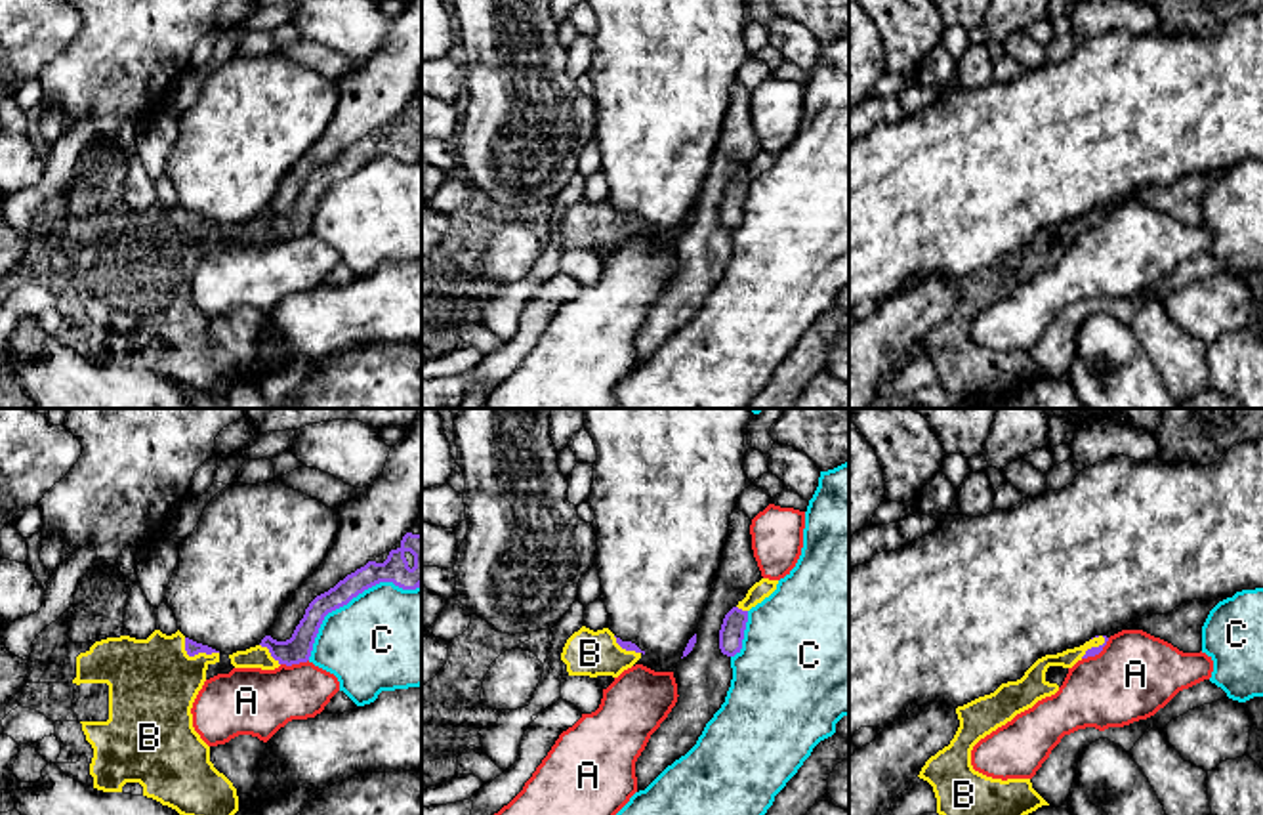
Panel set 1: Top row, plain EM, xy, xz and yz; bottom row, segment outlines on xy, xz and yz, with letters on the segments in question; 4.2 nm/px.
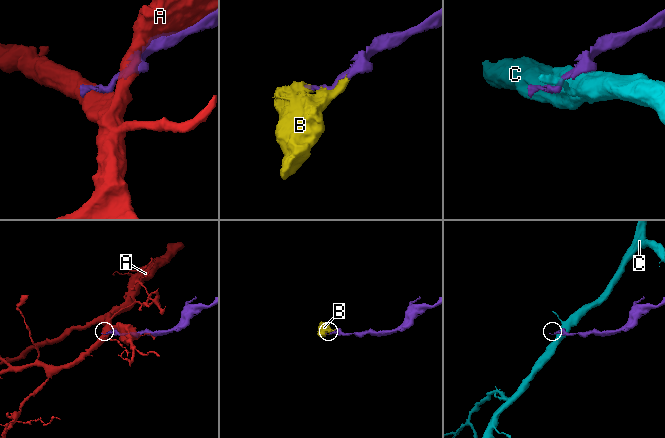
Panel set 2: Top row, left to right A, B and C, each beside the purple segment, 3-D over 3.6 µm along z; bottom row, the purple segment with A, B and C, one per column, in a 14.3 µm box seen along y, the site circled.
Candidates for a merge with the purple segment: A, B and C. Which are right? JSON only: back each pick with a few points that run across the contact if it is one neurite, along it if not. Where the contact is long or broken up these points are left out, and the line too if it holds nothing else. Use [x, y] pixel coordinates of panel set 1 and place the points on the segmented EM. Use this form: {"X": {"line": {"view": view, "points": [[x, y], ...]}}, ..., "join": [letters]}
{"join": ["B"]}

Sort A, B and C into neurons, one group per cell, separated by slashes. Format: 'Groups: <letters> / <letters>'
Groups: A / B / C

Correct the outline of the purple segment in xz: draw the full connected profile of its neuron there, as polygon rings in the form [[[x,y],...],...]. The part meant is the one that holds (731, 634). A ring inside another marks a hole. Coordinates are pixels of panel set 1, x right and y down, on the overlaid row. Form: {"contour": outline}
{"contour": [[[761,578],[748,590],[746,597],[725,615],[719,630],[719,649],[723,655],[735,657],[740,653],[748,611],[769,597],[776,590],[776,584],[778,580]]]}

